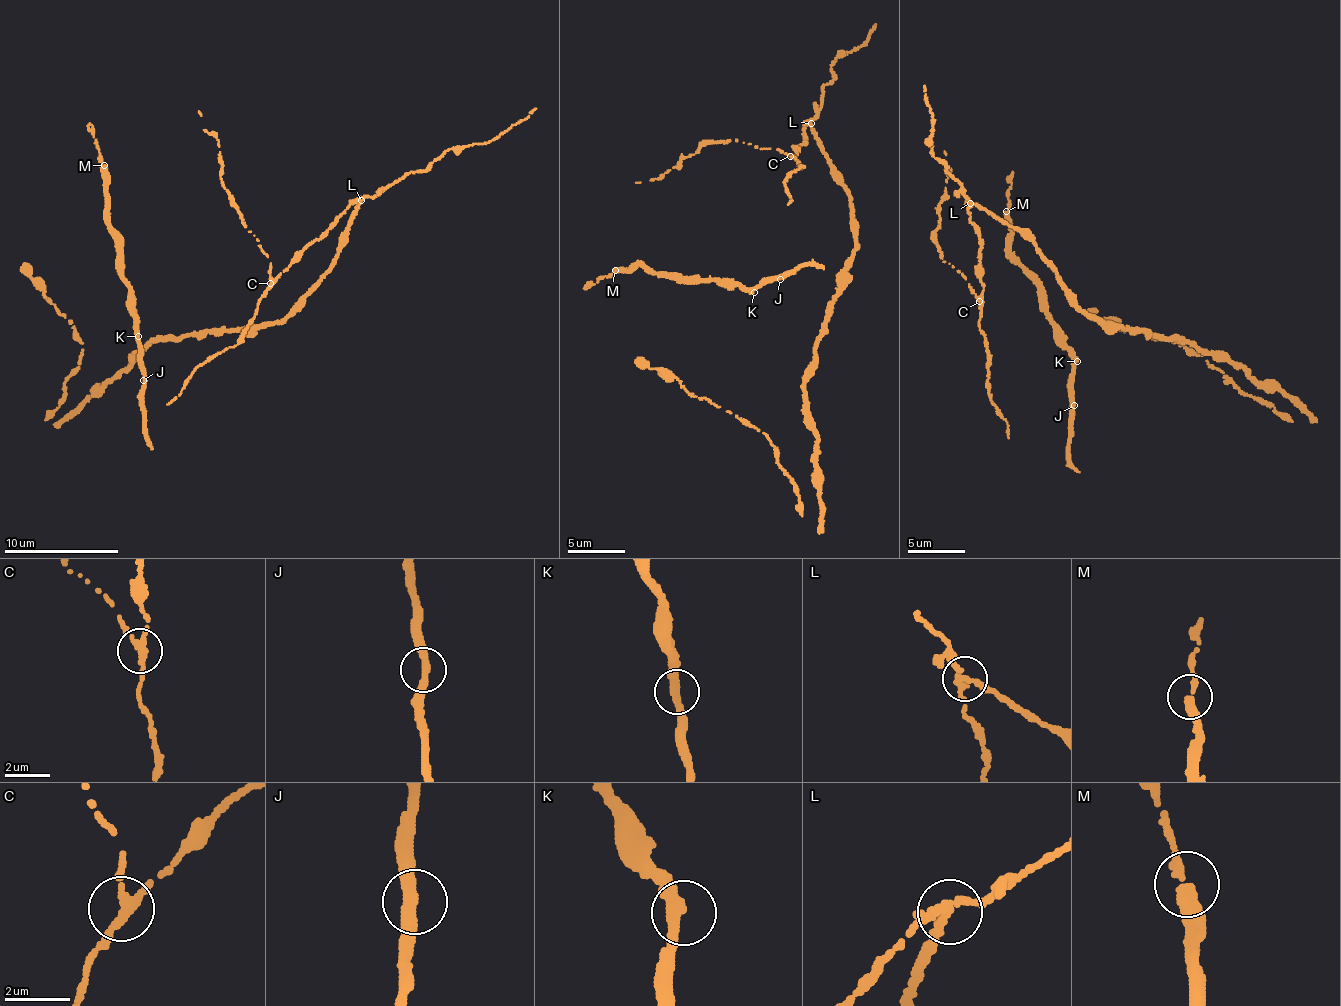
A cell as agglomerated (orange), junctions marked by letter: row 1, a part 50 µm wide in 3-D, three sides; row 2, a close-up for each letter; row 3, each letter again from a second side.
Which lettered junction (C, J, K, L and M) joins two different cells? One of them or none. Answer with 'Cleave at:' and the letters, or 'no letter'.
Cleave at: L

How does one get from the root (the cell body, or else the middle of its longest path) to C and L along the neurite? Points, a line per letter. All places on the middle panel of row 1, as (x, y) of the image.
C: (839, 181), (817, 132), (807, 125), (800, 149), (790, 156)
L: (839, 181), (834, 166), (811, 124)

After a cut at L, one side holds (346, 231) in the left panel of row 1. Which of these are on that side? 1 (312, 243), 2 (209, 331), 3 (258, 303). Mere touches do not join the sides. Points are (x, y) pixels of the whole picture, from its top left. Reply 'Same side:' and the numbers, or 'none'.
Same side: 2

